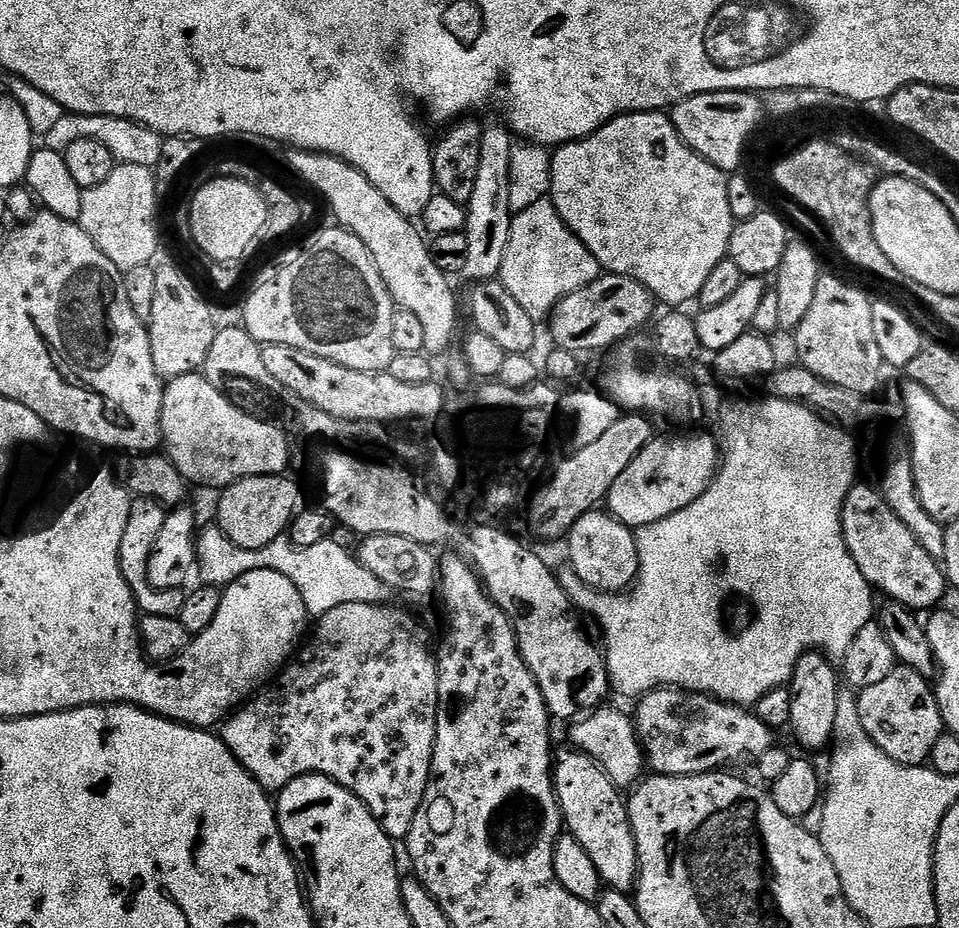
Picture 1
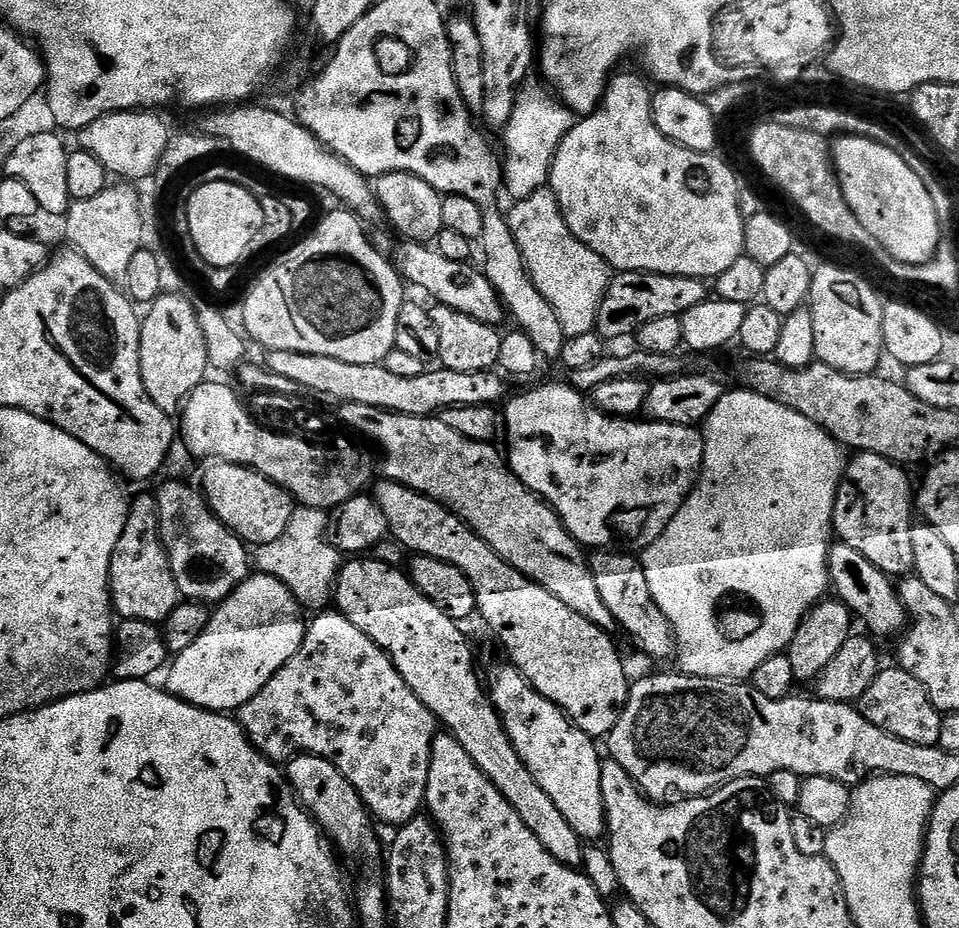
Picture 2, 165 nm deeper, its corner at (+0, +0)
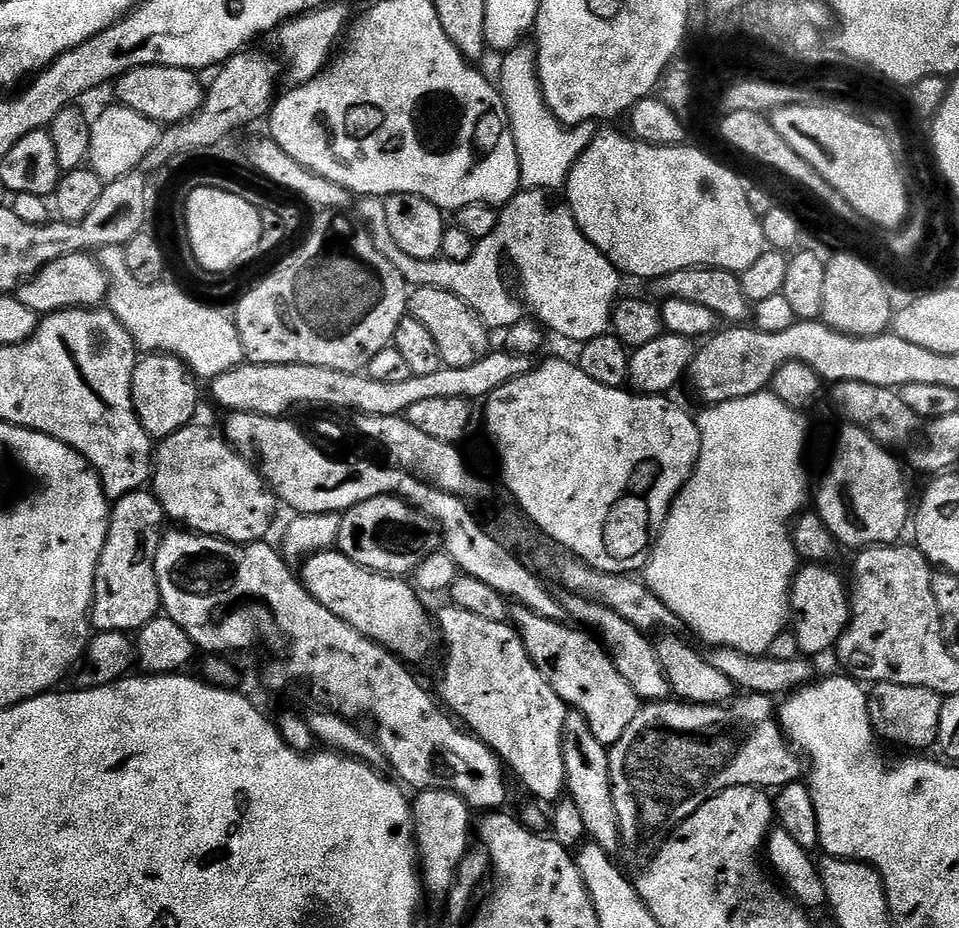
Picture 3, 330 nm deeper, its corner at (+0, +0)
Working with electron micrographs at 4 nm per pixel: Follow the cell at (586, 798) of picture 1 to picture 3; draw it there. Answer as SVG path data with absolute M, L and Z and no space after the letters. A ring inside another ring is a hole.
M447 606L438 612L438 628L442 633L442 648L444 644L444 669L440 672L440 692L439 699L442 701L443 707L467 731L478 737L483 744L493 748L504 761L505 765L511 770L511 773L517 776L524 783L524 788L532 796L537 796L540 800L549 800L555 802L565 795L568 779L566 778L566 762L564 761L564 727L566 726L566 718L570 711L567 704L561 696L554 690L554 686L550 686L550 682L546 682L546 678L542 678L542 674L538 670L538 666L534 666L534 662L530 658L530 654L526 650L526 646L522 642L520 633L516 631L511 623L503 624L502 622L490 622L487 618L478 618L478 614L472 614L470 610L464 610L455 606Z

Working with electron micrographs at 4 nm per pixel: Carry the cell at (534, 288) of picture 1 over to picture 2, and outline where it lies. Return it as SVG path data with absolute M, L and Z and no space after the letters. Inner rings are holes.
M551 187L539 188L530 198L515 201L512 212L507 213L508 225L522 250L522 258L528 267L534 286L554 306L558 322L562 322L565 337L577 336L593 331L596 327L598 310L608 293L610 269L608 264L590 250L566 226L562 210Z

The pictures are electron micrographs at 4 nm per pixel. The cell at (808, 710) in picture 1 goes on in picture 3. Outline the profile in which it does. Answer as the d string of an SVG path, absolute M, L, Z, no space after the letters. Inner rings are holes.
M805 563L792 580L792 612L794 613L794 631L798 638L798 646L805 657L813 658L812 656L826 651L827 648L828 651L835 649L840 636L846 630L848 619L852 617L849 585L827 563Z

